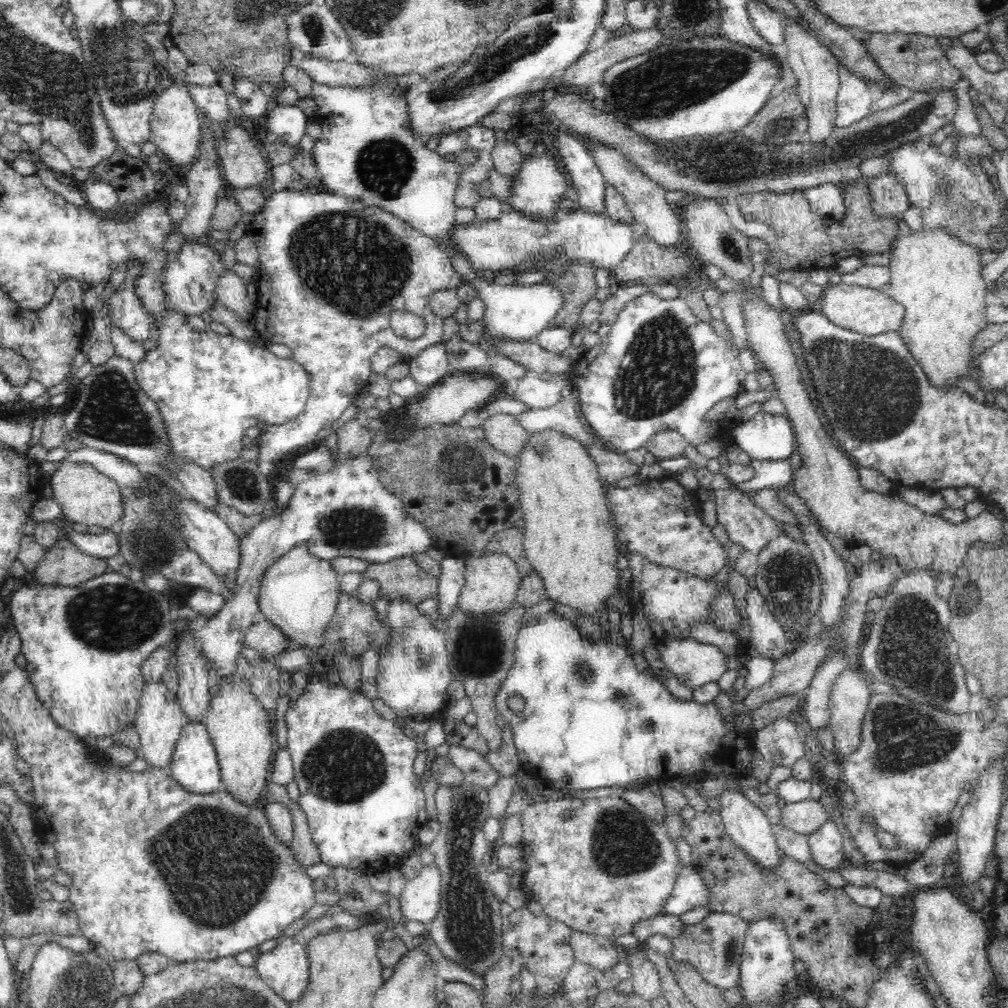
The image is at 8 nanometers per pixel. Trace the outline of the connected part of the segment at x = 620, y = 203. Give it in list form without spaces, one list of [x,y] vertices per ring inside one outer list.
[[[594,138],[590,139],[590,155],[596,161],[598,170],[603,174],[607,185],[605,188],[605,213],[615,221],[622,221],[632,225],[634,222],[640,223],[649,240],[654,241],[663,247],[679,246],[683,244],[683,232],[679,214],[675,206],[669,204],[664,197],[666,190],[656,184],[650,177],[646,176],[634,163],[626,160],[614,148],[602,145]]]

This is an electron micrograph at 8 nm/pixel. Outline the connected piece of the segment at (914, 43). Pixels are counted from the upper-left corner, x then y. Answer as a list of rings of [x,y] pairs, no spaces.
[[[872,33],[872,36],[863,42],[876,65],[880,65],[890,83],[896,86],[907,86],[912,91],[918,92],[955,90],[954,86],[960,81],[960,71],[946,58],[936,37],[922,34]]]

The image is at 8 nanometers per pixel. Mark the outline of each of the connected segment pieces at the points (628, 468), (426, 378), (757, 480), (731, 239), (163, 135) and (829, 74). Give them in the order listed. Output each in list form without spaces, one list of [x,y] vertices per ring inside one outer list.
[[[594,445],[585,447],[598,467],[600,477],[606,482],[615,484],[619,479],[638,474],[640,467],[626,456],[623,452],[615,452],[609,447],[596,448]]]
[[[441,342],[422,350],[416,358],[406,362],[410,370],[408,375],[418,385],[434,385],[448,375],[447,350],[445,344]]]
[[[788,459],[784,460],[751,460],[755,478],[746,483],[737,484],[741,491],[760,492],[763,489],[774,489],[786,486],[793,481],[794,471]]]
[[[721,199],[714,200],[694,200],[692,204],[686,206],[686,226],[688,240],[692,240],[692,248],[696,248],[698,260],[708,260],[709,264],[720,266],[728,278],[734,280],[746,280],[748,274],[752,272],[752,261],[748,252],[748,238],[741,231],[730,223],[728,214],[724,207],[720,208]]]
[[[170,84],[156,99],[149,123],[151,142],[164,153],[164,159],[174,162],[176,166],[188,166],[196,162],[203,138],[202,123],[197,104],[187,86]]]
[[[783,16],[785,25],[785,42],[783,43],[783,55],[786,65],[790,66],[792,74],[798,81],[798,92],[800,102],[806,109],[810,132],[809,141],[812,143],[822,143],[828,138],[830,132],[834,130],[834,118],[836,118],[836,96],[841,84],[839,60],[830,50],[821,43],[811,32],[802,27],[802,22]]]

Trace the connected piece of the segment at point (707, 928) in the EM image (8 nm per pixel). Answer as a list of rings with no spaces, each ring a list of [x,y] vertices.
[[[709,912],[701,922],[686,925],[681,935],[671,938],[670,956],[676,963],[692,964],[704,981],[722,992],[737,988],[740,981],[741,954],[744,952],[748,925],[749,922],[738,915]]]

